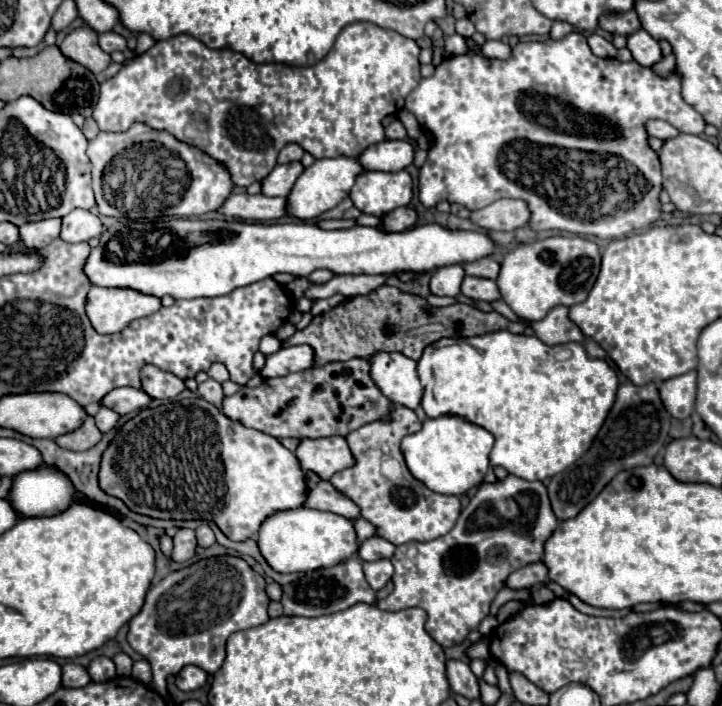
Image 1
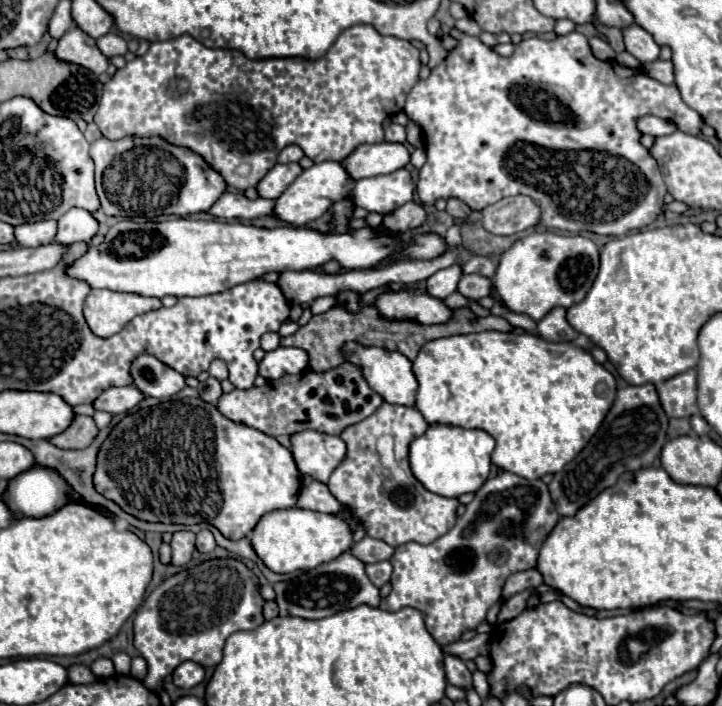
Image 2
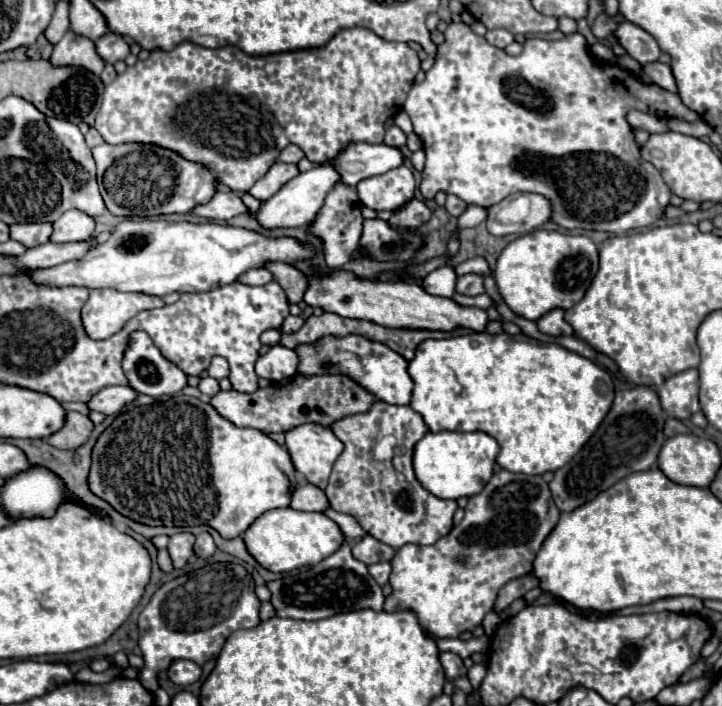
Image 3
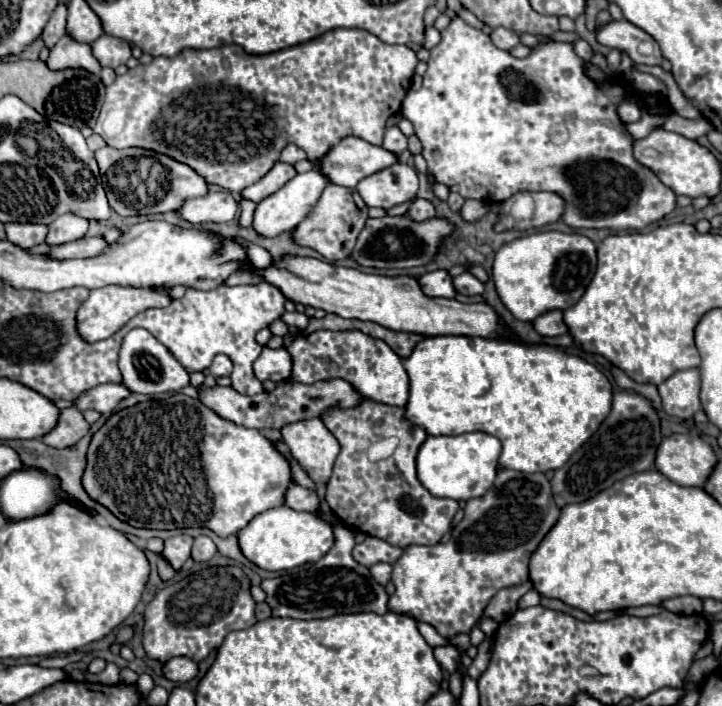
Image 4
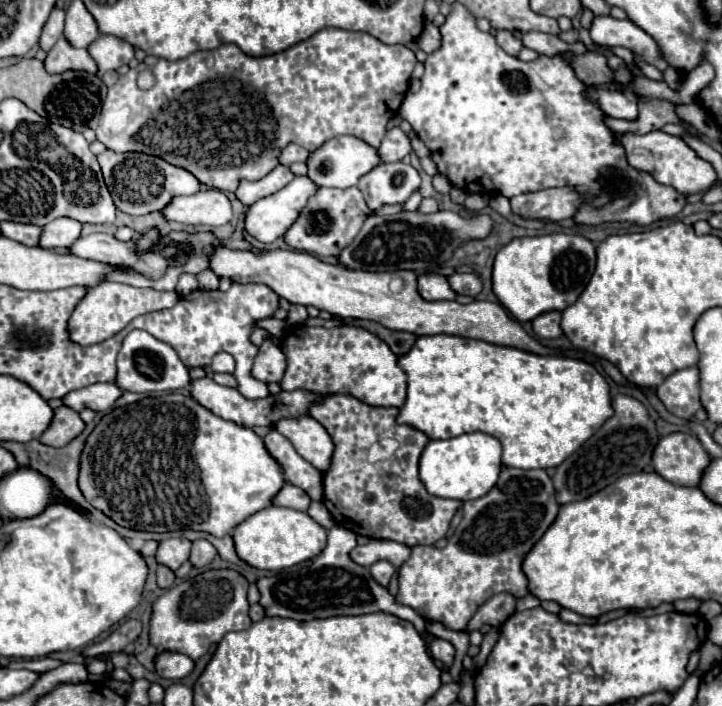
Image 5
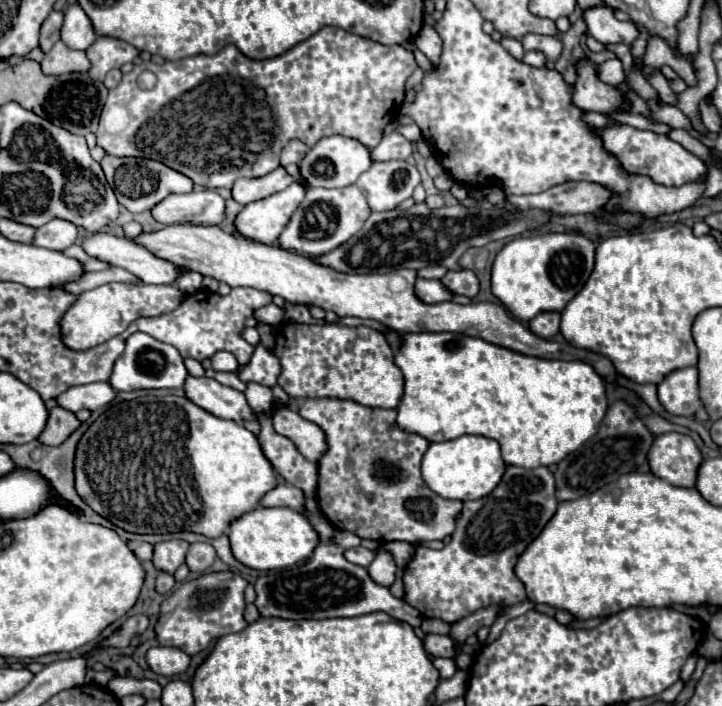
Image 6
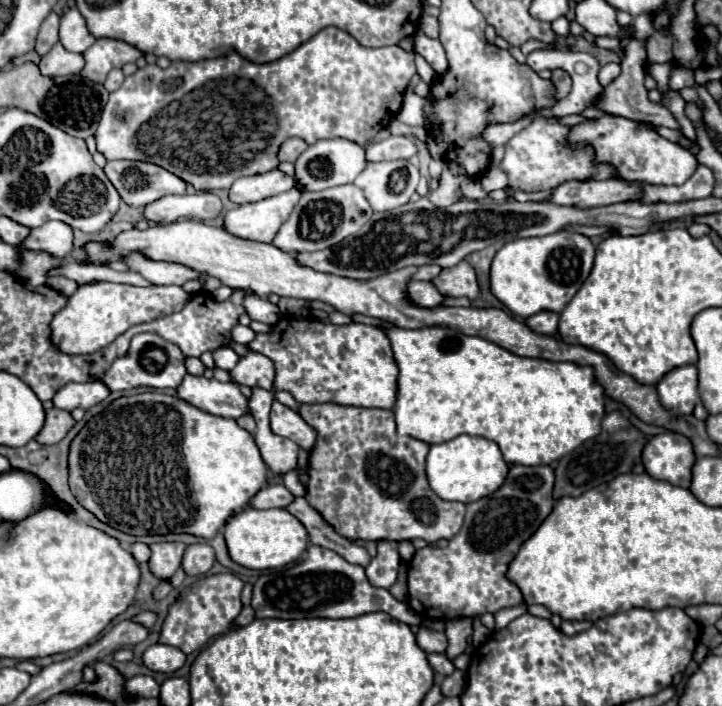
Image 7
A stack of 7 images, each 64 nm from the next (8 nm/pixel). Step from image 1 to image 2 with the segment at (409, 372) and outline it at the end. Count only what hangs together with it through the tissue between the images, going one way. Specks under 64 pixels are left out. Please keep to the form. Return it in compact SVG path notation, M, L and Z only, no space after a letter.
M348 342L344 346L344 354L346 354L348 362L354 362L354 364L362 366L364 378L368 380L370 388L376 390L386 402L402 404L402 406L414 406L416 404L418 382L416 382L416 376L412 372L412 362L404 354L388 352L384 348L364 348L356 342Z

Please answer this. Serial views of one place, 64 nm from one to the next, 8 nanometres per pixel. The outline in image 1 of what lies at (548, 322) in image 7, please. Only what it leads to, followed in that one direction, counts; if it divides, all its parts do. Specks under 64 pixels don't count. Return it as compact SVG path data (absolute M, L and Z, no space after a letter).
M556 306L544 320L530 324L536 338L544 340L544 344L564 344L564 342L582 342L584 334L572 320L568 318L568 308Z

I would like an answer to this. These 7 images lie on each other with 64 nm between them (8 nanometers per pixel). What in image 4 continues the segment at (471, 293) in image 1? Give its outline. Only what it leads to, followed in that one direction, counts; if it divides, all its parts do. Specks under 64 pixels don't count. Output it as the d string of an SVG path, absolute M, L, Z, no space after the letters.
M464 272L464 274L456 276L454 278L454 288L456 288L456 292L460 292L464 296L476 296L476 294L484 292L484 284L476 276L472 276L470 272Z

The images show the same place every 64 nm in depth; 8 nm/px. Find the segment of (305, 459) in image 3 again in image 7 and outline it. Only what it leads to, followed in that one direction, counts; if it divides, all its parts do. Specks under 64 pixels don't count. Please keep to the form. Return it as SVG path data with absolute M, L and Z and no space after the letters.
M274 400L272 404L272 414L270 414L270 428L274 434L284 436L294 440L306 454L310 454L314 450L316 444L316 430L312 426L308 426L300 414L280 402Z

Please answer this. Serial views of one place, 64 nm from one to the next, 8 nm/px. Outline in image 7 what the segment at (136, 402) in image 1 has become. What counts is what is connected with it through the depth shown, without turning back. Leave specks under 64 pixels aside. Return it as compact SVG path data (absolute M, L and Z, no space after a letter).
M96 380L96 382L86 382L86 384L66 384L64 388L60 388L54 396L54 406L60 410L74 410L74 408L92 408L96 404L100 404L102 400L106 400L110 396L110 390L104 382Z

